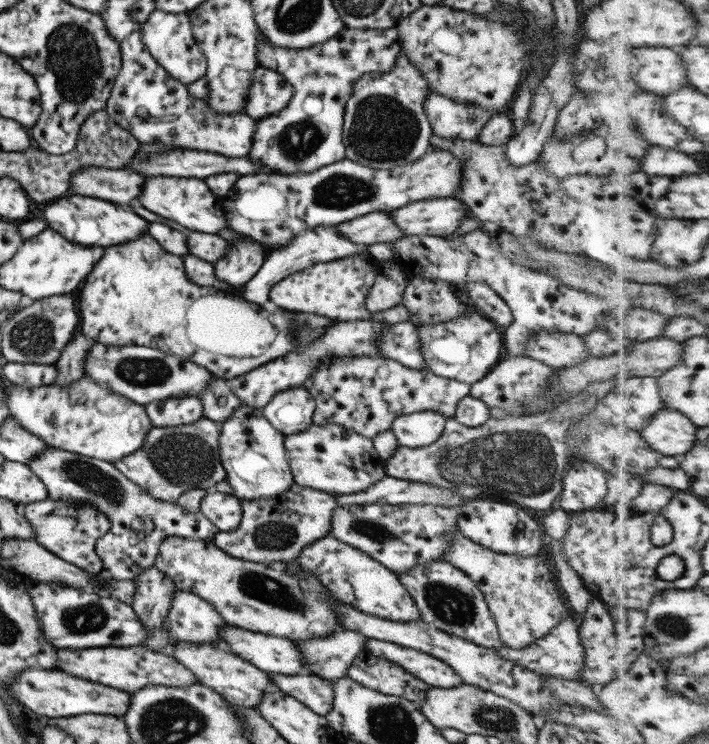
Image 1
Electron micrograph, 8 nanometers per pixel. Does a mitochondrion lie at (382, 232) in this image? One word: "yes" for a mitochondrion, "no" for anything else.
no

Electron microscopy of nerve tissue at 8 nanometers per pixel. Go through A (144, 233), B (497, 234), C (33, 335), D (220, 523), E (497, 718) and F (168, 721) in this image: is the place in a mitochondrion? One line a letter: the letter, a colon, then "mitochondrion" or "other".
A: other
B: other
C: mitochondrion
D: other
E: mitochondrion
F: mitochondrion

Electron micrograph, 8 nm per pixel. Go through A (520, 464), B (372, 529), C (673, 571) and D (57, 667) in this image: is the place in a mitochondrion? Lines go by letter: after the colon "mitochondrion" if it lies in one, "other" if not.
A: mitochondrion
B: mitochondrion
C: other
D: other

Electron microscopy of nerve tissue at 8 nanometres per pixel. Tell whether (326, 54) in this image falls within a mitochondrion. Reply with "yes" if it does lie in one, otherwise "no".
no

